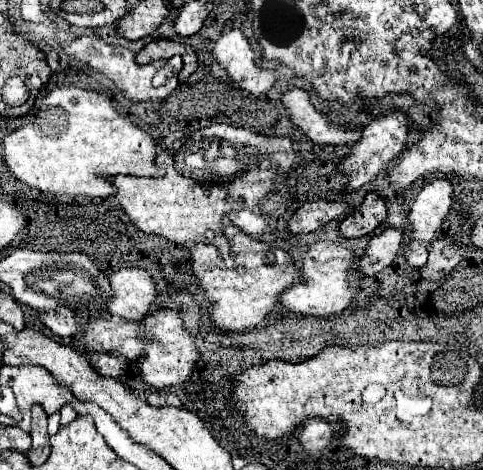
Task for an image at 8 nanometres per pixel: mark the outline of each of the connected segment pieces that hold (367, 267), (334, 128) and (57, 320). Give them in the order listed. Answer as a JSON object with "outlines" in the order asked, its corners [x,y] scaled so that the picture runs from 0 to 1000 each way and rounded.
{"outlines":[[[[797,487],[781,500],[772,496],[756,530],[756,543],[743,555],[739,581],[752,589],[776,589],[785,577],[810,564],[830,530],[830,509],[834,509],[834,496],[826,487]]],[[[602,189],[590,194],[586,228],[594,232],[594,245],[602,262],[623,274],[623,283],[652,309],[723,309],[735,304],[747,287],[747,274],[718,274],[714,266],[689,266],[677,245],[660,240],[636,194],[627,189]]],[[[118,653],[114,662],[81,662],[81,679],[106,709],[122,717],[151,717],[164,700],[159,674],[143,674],[139,653]]]]}

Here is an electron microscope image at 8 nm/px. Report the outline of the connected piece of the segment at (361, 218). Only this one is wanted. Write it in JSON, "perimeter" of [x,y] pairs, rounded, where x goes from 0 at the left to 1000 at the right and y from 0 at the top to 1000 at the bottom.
{"perimeter":[[[760,411],[735,453],[702,474],[702,491],[714,509],[739,509],[776,491],[801,462],[797,428],[781,411]]]}

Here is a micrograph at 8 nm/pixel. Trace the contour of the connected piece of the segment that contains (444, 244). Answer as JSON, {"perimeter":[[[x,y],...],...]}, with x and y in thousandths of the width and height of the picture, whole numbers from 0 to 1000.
{"perimeter":[[[934,504],[892,513],[888,521],[888,555],[867,572],[867,585],[884,598],[917,594],[967,538],[967,526],[950,526],[950,513]]]}

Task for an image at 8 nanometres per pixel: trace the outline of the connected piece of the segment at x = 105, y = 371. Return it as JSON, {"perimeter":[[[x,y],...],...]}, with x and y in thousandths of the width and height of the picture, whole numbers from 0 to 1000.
{"perimeter":[[[205,755],[193,768],[193,781],[209,802],[246,802],[253,791],[255,766],[234,755]]]}

